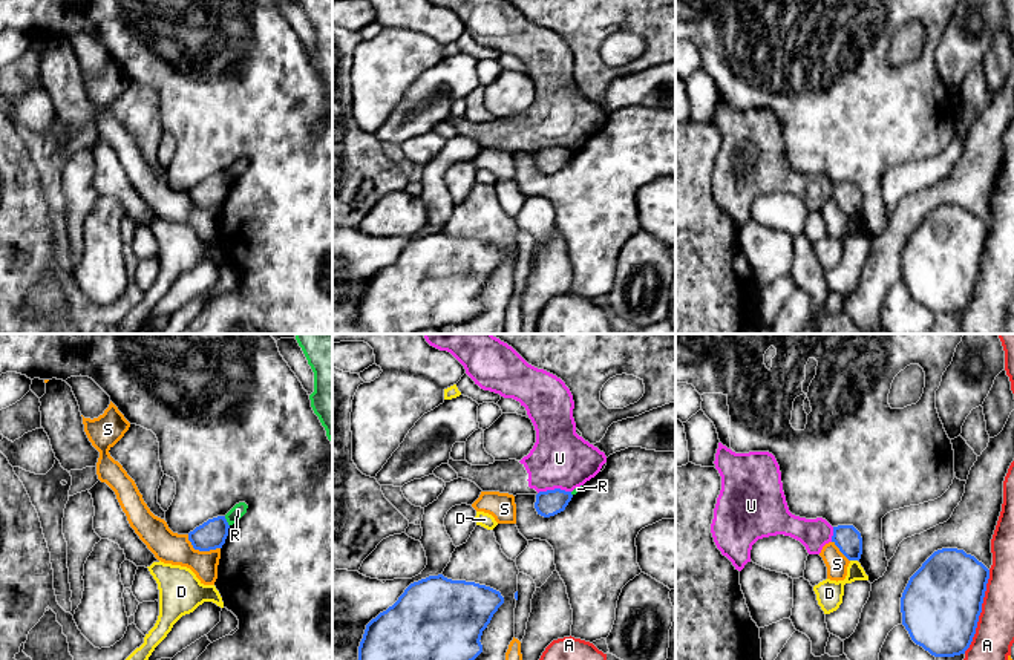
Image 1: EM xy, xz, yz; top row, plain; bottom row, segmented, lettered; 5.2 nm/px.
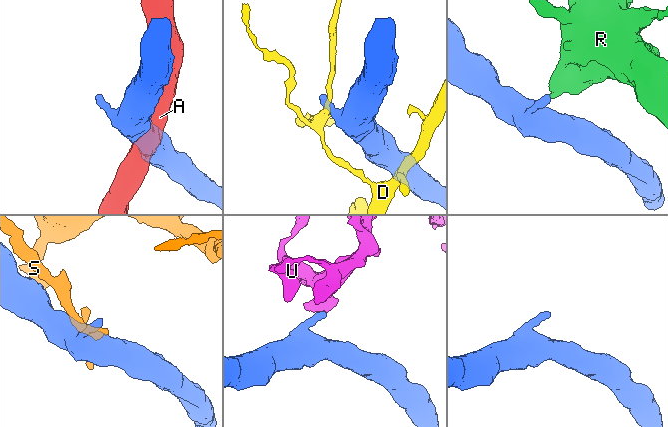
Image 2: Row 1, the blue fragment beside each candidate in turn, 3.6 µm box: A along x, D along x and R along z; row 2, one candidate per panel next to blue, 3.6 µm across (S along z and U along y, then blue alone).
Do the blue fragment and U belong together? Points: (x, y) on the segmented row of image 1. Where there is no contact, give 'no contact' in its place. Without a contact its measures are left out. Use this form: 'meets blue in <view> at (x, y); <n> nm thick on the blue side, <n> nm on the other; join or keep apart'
meets blue in xz at (555, 489); 140 nm thick on the blue side, 300 nm on the other; keep apart

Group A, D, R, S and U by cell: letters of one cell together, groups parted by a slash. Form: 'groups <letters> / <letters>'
groups A / D / R / S / U

